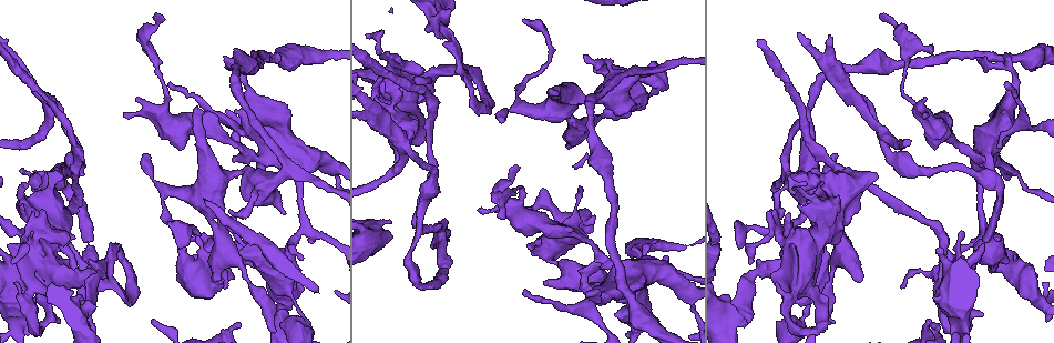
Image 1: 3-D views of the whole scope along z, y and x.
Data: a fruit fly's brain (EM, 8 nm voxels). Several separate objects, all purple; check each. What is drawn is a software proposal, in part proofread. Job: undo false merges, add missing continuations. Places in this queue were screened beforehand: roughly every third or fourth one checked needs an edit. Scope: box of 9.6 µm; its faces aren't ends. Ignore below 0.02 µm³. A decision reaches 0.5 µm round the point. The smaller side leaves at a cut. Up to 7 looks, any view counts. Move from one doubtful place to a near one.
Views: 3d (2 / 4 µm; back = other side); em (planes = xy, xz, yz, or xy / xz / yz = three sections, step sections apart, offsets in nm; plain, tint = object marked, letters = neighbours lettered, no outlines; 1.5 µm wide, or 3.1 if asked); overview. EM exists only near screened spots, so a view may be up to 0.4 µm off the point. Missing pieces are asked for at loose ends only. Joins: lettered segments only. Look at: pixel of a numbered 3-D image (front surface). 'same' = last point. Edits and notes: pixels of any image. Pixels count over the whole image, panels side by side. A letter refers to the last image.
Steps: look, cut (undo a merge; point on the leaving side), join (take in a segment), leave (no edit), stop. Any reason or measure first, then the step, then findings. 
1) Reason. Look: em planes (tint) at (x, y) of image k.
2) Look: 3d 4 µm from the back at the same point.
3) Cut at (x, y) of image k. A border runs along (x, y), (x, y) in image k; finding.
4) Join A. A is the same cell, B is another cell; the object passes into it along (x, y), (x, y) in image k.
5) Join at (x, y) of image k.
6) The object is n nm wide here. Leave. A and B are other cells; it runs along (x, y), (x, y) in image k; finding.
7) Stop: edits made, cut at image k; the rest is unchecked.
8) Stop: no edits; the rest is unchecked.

Sharp bend. Look: 3d 2 µm at (193, 226) of image 1.

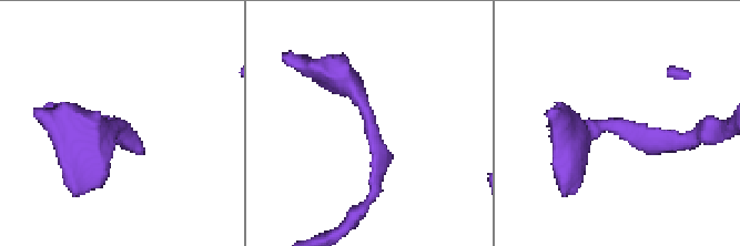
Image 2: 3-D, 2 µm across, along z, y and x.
Shape alone is not enough. Look: em yz step 4 (plain) at (367, 112) of image 2.

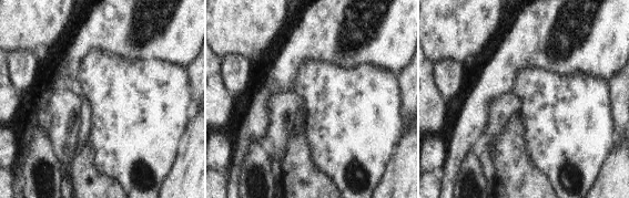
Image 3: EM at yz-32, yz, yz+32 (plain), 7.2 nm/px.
What lies round it. Look: em yz step 4 (letters) at the same point.

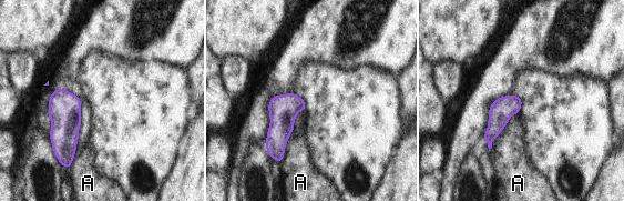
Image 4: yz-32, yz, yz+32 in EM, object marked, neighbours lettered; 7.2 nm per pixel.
Leave. A is another cell; all the same neuron.

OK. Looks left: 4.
Branch stops here. Look: em planes (letters) at (639, 106) of image 1.

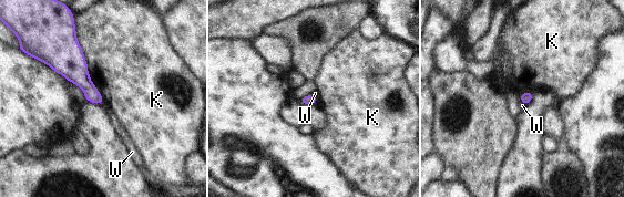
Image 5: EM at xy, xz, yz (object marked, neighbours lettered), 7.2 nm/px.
Leave. K and W are other cells; a border runs along (74, 28), (89, 78), (104, 102) in image 5; no lettered segment goes on from it.

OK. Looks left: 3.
Free end. Look: em xz step 4 (tint) at (983, 315) of image 1.

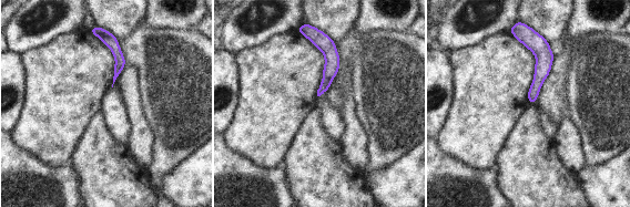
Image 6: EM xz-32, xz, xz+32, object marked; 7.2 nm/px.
What lies round it. Look: em xz step 4 (letters) at the same point.

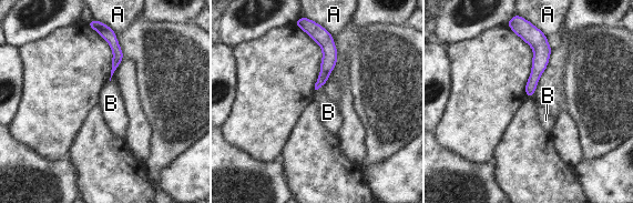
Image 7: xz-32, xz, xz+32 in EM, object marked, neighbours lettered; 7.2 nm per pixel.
Leave. A and B are other cells; a border runs along (530, 22), (547, 37) in image 7; no lettered segment goes on from it.

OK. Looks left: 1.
Stop: no edits; the rest is unchecked.

